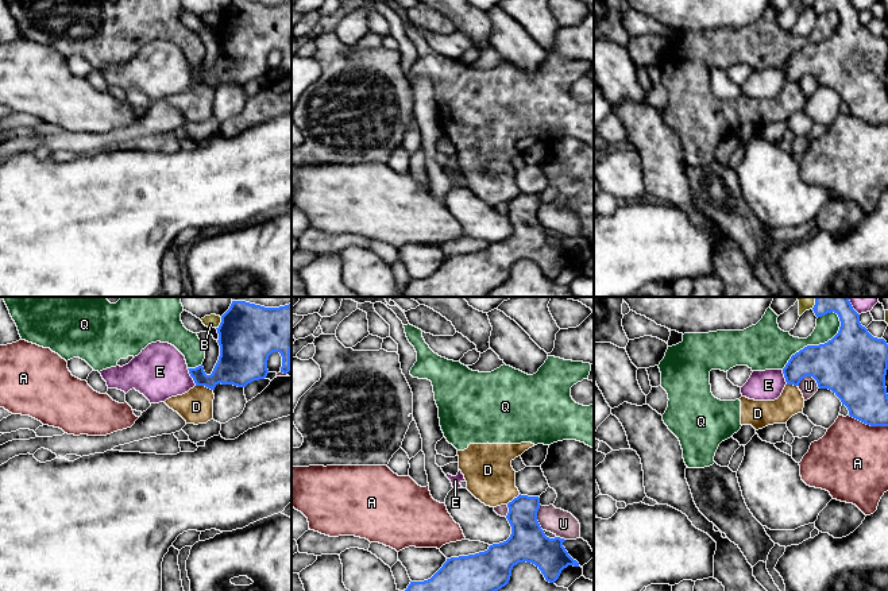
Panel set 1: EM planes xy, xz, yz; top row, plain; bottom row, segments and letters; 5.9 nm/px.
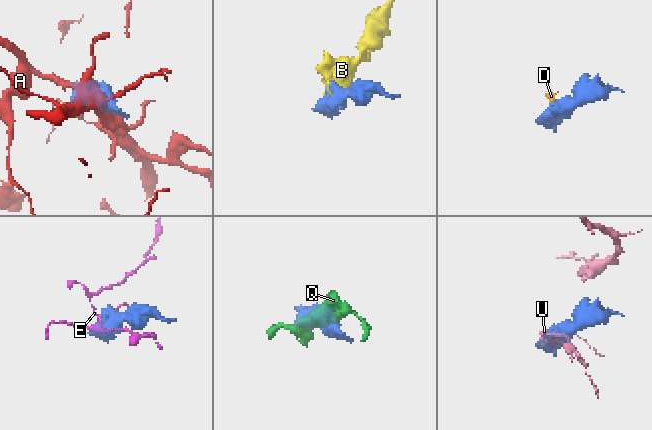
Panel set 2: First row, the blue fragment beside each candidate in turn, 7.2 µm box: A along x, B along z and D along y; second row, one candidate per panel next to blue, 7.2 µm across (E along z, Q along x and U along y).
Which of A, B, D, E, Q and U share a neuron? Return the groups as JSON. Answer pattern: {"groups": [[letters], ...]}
{"groups": [["A"], ["B"], ["D", "Q"], ["E"], ["U"]]}

